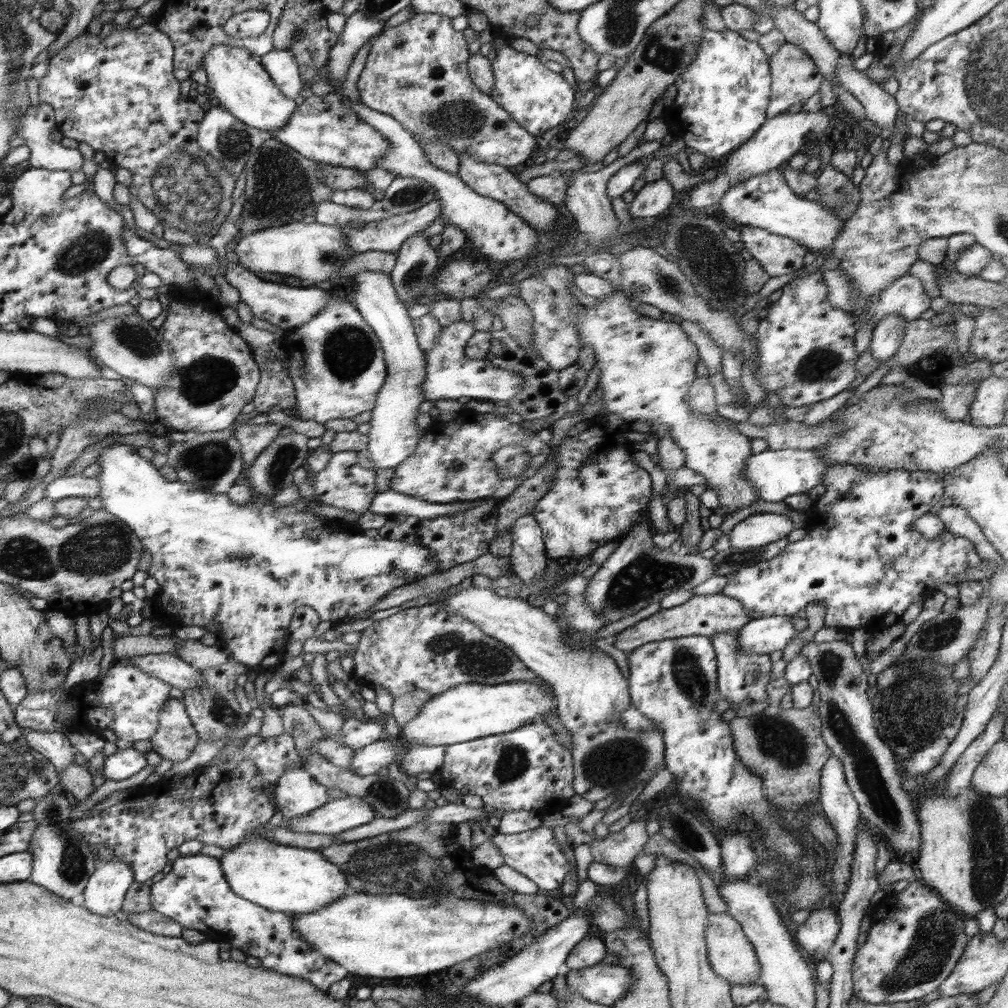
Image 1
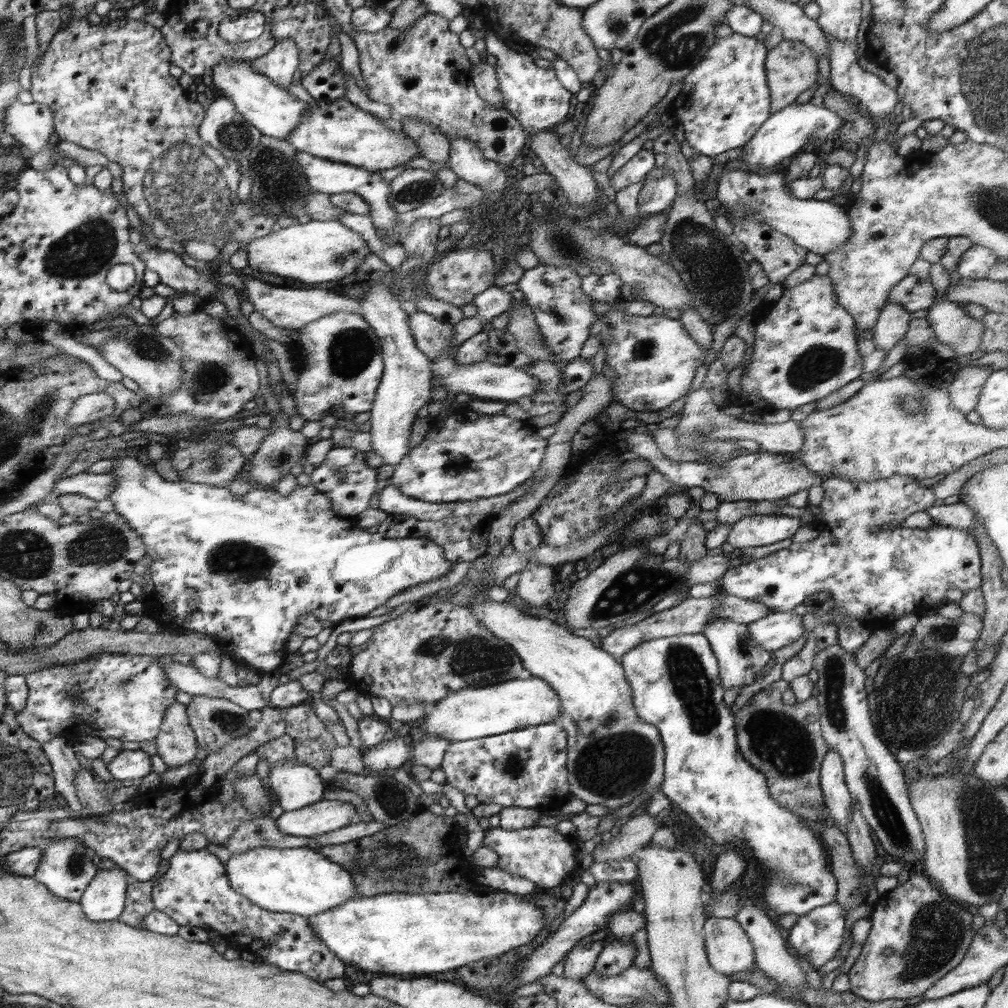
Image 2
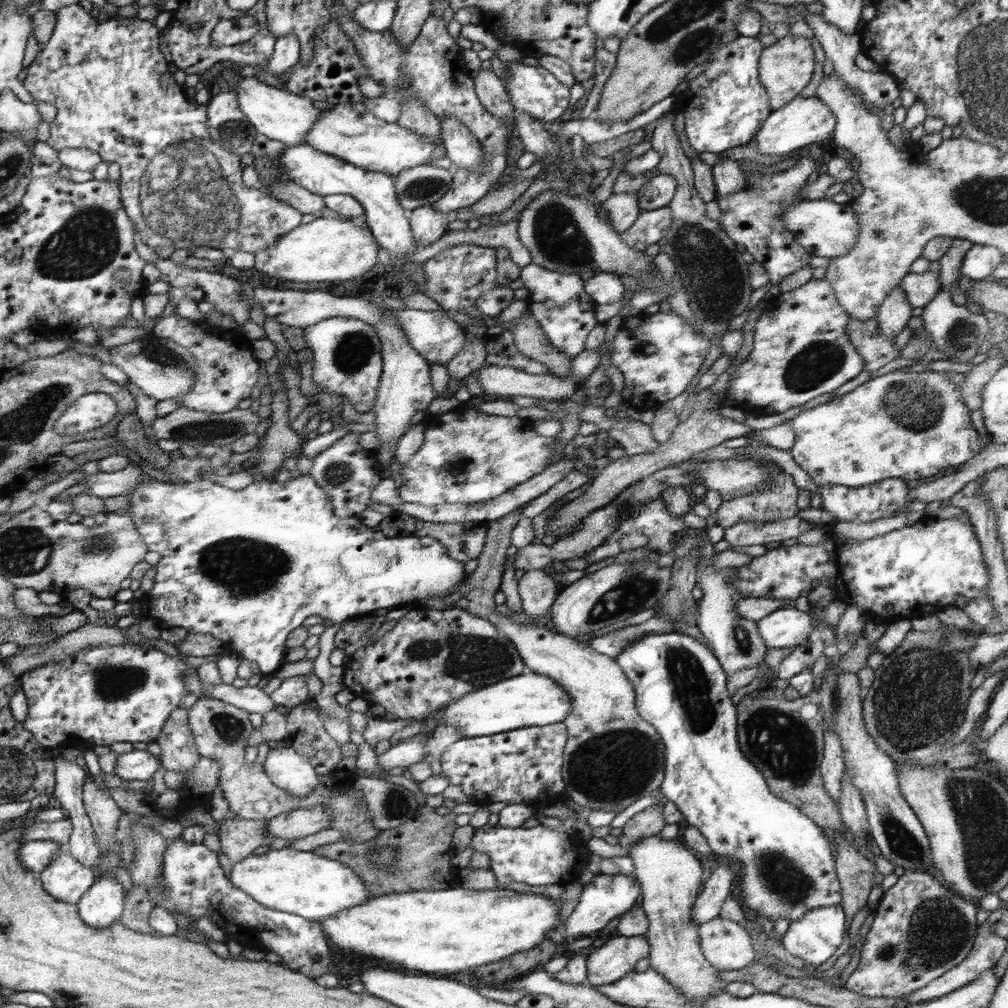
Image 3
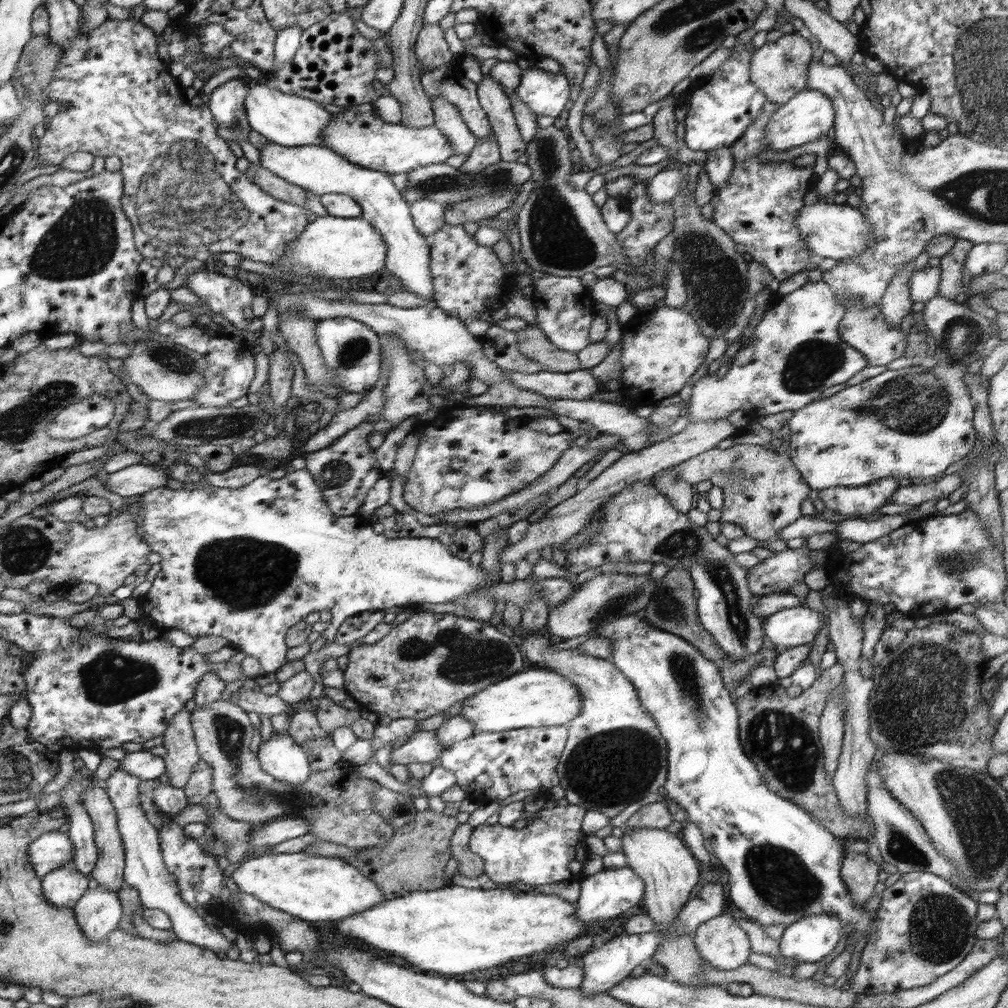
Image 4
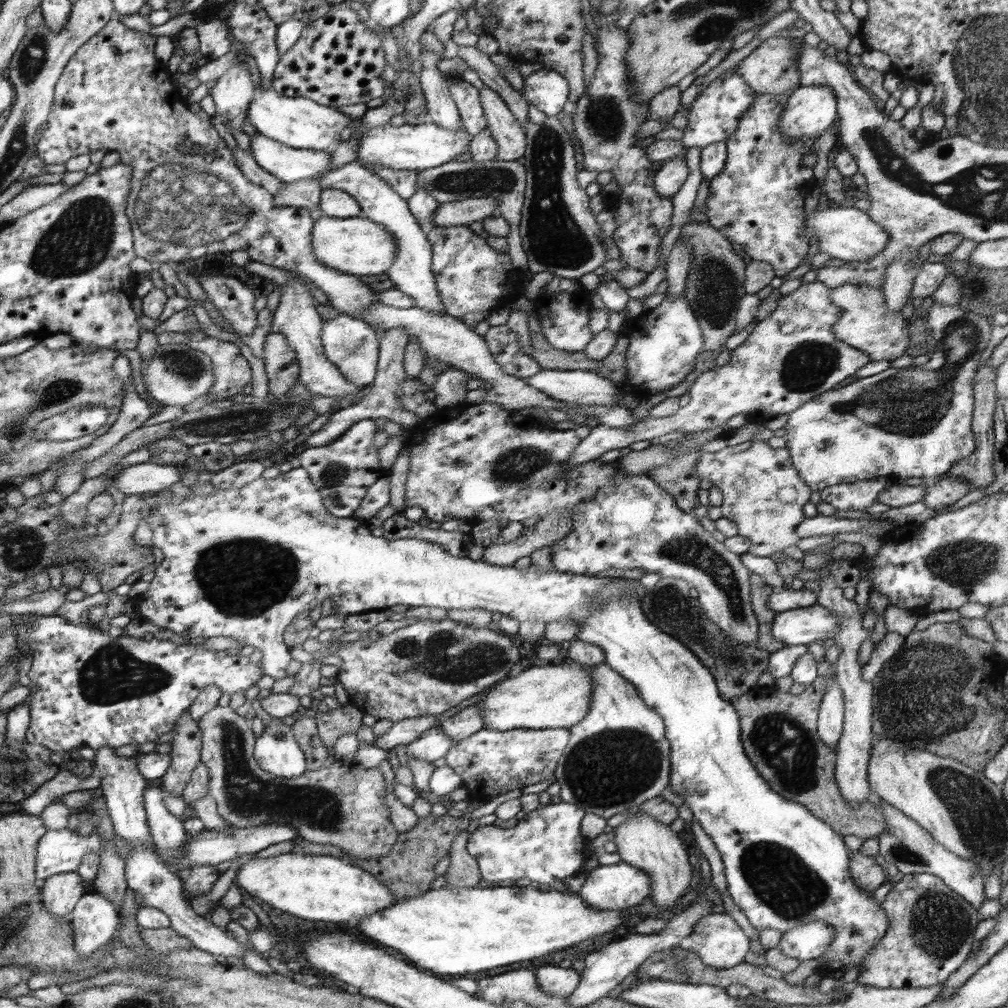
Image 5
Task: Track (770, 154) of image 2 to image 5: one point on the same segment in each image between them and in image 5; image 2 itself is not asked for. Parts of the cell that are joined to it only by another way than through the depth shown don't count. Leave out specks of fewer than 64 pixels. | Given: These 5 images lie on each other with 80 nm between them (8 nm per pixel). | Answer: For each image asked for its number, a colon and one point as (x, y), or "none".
3: (804, 120)
4: (809, 115)
5: (810, 110)

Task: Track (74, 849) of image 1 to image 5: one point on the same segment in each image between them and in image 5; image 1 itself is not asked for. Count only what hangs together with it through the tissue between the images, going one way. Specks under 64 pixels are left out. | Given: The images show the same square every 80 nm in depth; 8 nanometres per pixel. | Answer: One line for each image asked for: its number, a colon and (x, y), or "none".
2: (66, 869)
3: (65, 878)
4: (66, 886)
5: (60, 894)

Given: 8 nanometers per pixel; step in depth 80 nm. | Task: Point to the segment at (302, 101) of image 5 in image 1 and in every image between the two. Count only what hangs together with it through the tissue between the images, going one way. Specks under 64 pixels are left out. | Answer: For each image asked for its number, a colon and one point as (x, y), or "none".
1: (239, 81)
2: (276, 112)
3: (278, 114)
4: (292, 121)

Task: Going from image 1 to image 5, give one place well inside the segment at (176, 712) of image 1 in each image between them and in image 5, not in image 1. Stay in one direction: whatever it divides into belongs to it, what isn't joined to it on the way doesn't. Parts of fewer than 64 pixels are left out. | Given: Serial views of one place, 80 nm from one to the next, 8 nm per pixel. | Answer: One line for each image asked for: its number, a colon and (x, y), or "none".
2: (177, 744)
3: (178, 744)
4: (182, 757)
5: (185, 755)

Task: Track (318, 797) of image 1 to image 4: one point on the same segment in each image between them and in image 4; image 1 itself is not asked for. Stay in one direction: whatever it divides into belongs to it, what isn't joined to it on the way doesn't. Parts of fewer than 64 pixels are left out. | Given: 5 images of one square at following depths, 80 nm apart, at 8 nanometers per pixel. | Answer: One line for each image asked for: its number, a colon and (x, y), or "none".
2: (296, 785)
3: (290, 771)
4: (281, 757)

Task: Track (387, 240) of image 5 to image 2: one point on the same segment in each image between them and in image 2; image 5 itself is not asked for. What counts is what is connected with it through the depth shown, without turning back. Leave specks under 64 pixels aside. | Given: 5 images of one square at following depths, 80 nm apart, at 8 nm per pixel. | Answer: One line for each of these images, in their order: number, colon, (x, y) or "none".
2: (317, 251)
3: (327, 249)
4: (332, 248)

